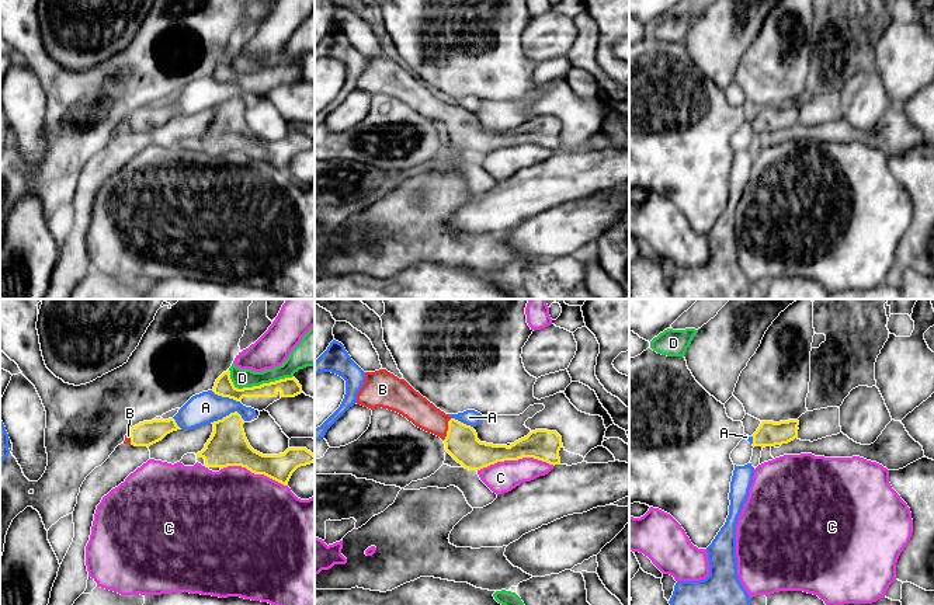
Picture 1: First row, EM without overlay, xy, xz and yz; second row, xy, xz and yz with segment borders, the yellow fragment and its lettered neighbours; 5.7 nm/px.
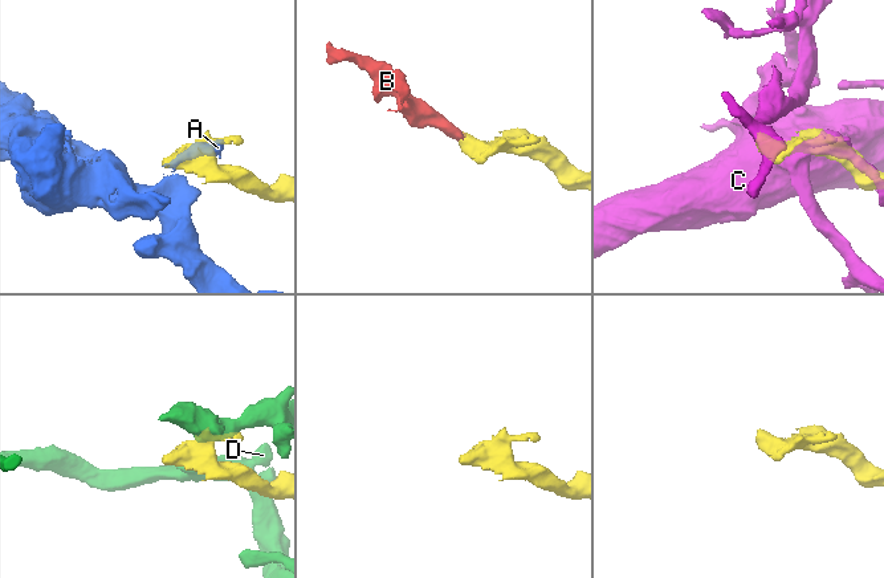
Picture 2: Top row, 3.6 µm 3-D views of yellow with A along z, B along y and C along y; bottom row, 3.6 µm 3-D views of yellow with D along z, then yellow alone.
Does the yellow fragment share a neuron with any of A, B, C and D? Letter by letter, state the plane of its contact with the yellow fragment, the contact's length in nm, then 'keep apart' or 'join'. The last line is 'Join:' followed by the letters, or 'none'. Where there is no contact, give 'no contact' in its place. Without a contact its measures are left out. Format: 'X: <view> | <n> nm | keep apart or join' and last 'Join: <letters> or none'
A: xy | 190 nm | keep apart
B: xz | 140 nm | join
C: xz | 440 nm | keep apart
D: xy | 380 nm | keep apart
Join: B

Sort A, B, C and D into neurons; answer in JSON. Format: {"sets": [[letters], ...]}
{"sets": [["A"], ["B"], ["C"], ["D"]]}

